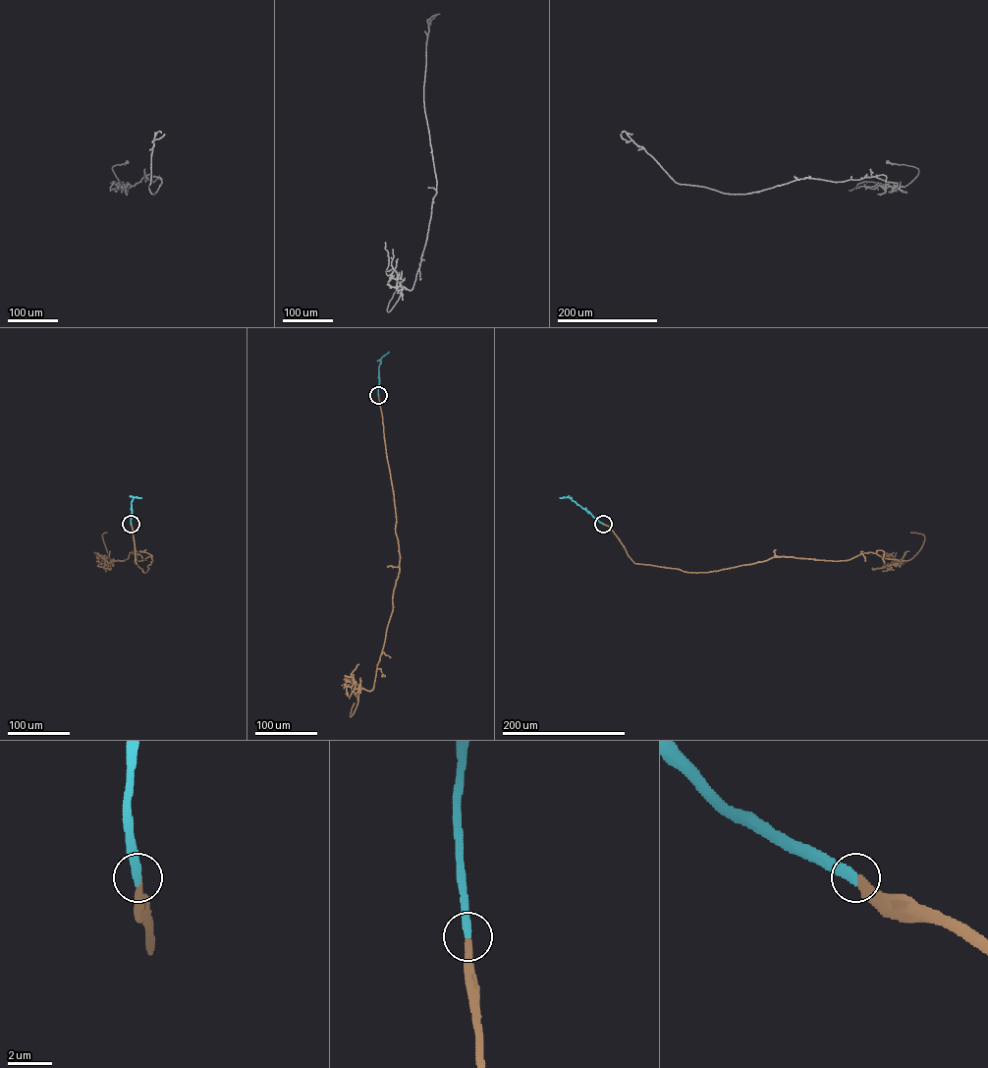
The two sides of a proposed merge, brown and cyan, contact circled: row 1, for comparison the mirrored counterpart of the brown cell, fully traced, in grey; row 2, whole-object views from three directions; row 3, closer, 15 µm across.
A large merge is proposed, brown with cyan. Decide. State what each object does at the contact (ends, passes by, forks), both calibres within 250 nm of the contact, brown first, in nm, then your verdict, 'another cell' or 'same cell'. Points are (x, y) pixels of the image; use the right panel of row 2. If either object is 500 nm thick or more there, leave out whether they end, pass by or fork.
brown ends | cyan ends | 360/400 nm | same cell

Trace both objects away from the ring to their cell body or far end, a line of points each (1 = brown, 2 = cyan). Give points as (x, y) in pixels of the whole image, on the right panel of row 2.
1: (603, 524), (634, 563), (696, 572), (782, 556), (839, 561), (871, 552), (907, 560), (924, 539), (910, 532)
2: (603, 524), (570, 497), (559, 497)

